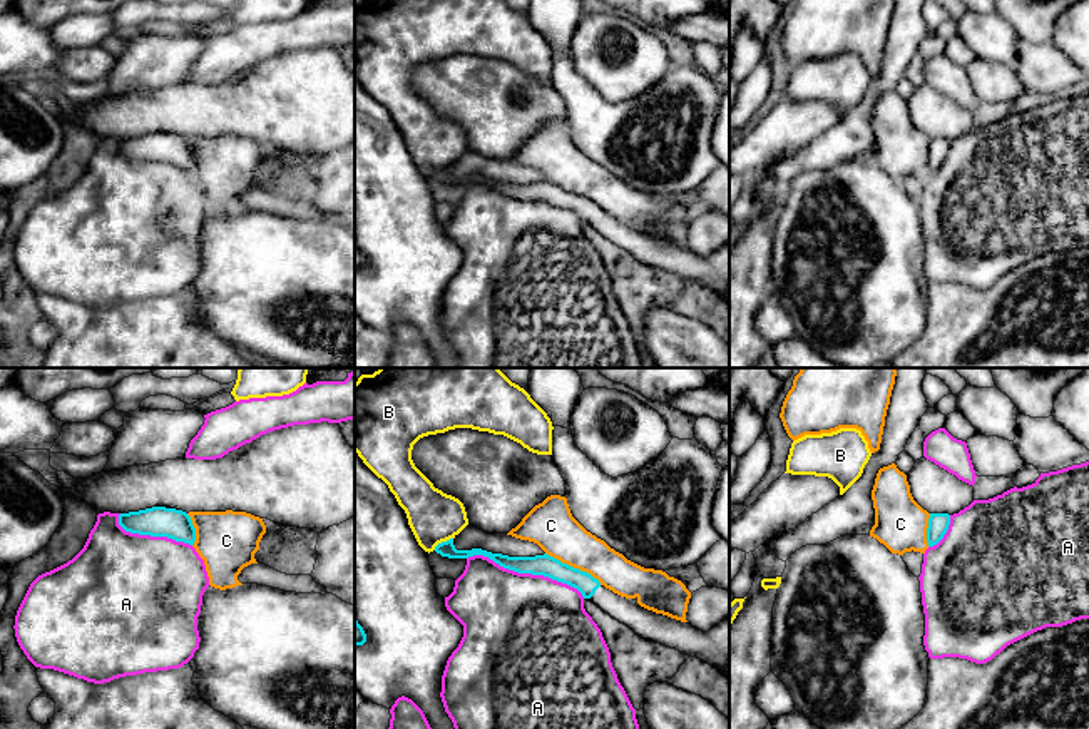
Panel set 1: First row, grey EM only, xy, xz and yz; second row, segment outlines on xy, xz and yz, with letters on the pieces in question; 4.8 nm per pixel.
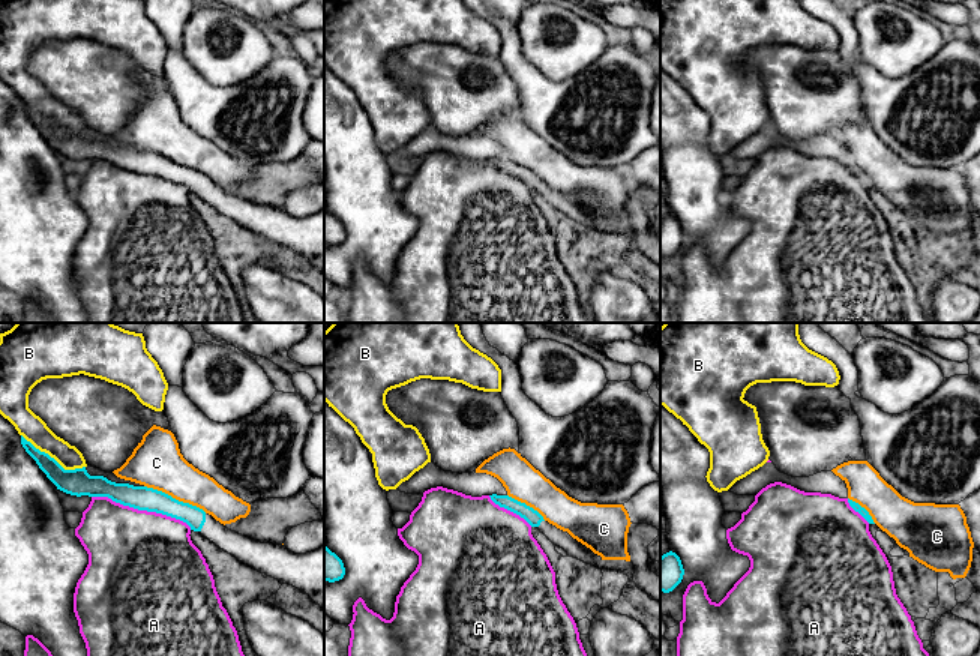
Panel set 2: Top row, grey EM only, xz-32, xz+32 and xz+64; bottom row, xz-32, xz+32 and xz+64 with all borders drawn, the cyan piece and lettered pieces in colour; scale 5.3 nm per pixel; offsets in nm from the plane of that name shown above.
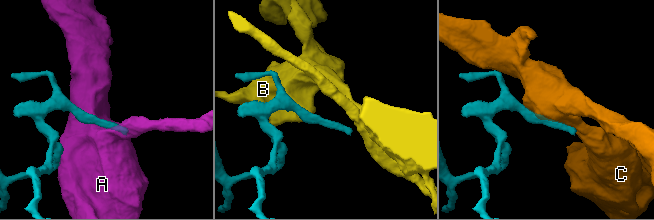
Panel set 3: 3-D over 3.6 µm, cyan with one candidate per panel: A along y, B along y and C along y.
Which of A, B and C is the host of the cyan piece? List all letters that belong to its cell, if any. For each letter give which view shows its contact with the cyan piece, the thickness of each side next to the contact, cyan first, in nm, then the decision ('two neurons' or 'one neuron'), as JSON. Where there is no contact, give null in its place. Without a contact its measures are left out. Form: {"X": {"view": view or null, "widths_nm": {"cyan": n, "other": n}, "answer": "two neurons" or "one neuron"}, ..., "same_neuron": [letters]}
{"A": {"view": "xz", "widths_nm": {"cyan": 100, "other": 500}, "answer": "two neurons"}, "B": {"view": "xz", "widths_nm": {"cyan": 80, "other": 260}, "answer": "two neurons"}, "C": {"view": "xz", "widths_nm": {"cyan": 100, "other": 220}, "answer": "two neurons"}, "same_neuron": []}

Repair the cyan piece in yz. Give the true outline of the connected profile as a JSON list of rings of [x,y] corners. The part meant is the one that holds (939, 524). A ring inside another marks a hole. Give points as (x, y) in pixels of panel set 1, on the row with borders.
[[[930,513],[928,528],[927,528],[928,547],[937,545],[943,538],[943,535],[948,530],[948,525],[950,525],[948,513]]]

